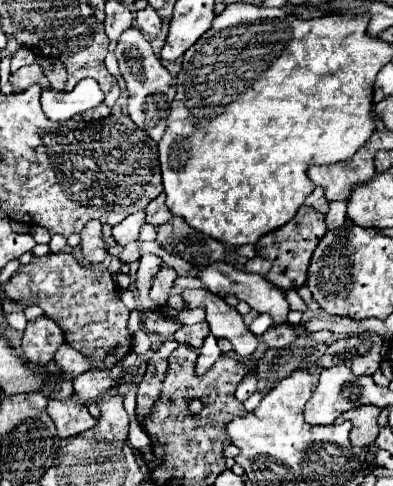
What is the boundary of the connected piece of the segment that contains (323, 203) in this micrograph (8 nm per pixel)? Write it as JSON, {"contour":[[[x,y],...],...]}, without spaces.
{"contour":[[[317,187],[317,189],[315,189],[315,191],[313,191],[309,197],[307,197],[305,205],[315,207],[317,211],[325,213],[325,211],[327,211],[327,199],[325,199],[325,195],[323,195],[323,189],[321,189],[321,187]]]}

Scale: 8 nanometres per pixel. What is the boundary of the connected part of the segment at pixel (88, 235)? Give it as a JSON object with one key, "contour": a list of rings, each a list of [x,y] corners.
{"contour":[[[99,219],[89,221],[81,231],[81,249],[83,257],[89,263],[103,263],[107,257],[107,243],[103,239],[103,223]]]}

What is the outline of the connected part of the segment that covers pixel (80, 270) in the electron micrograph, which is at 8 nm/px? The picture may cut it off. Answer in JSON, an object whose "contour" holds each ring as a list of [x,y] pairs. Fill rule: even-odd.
{"contour":[[[71,253],[33,257],[29,265],[21,267],[13,279],[5,283],[3,293],[23,307],[41,307],[43,313],[63,329],[67,343],[89,359],[91,369],[105,371],[115,367],[133,349],[133,337],[127,329],[129,309],[119,297],[115,275],[107,269],[85,267]]]}

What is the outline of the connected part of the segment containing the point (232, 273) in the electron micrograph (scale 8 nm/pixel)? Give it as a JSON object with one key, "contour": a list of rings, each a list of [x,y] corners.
{"contour":[[[217,261],[217,263],[211,263],[211,265],[207,265],[207,267],[197,267],[197,265],[193,265],[193,269],[197,271],[197,277],[209,287],[211,293],[221,295],[221,297],[237,297],[237,299],[249,303],[251,309],[255,309],[255,311],[259,311],[259,313],[269,313],[269,315],[273,317],[273,323],[275,323],[275,325],[287,321],[289,305],[287,305],[287,301],[285,301],[285,293],[283,293],[281,289],[277,289],[275,285],[271,285],[269,281],[265,281],[265,277],[239,271],[239,269],[235,269],[233,265],[229,265],[229,263],[225,263],[225,261]]]}

